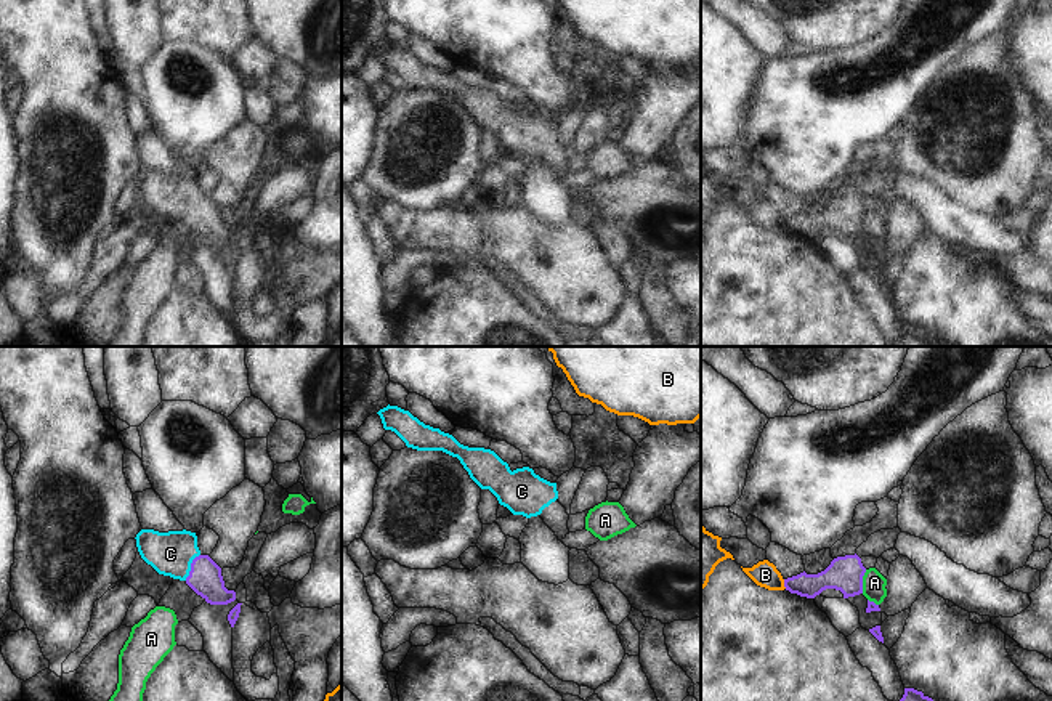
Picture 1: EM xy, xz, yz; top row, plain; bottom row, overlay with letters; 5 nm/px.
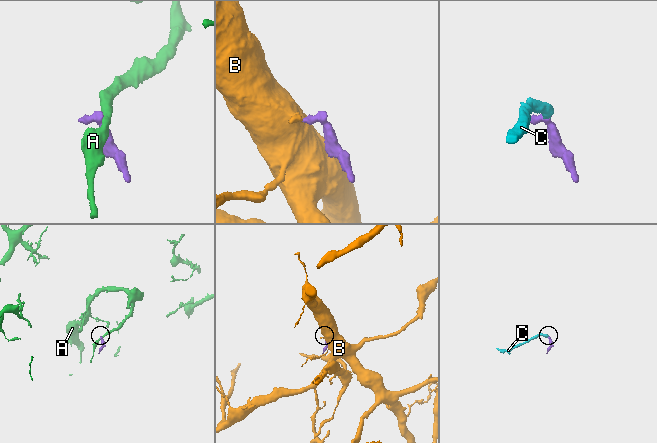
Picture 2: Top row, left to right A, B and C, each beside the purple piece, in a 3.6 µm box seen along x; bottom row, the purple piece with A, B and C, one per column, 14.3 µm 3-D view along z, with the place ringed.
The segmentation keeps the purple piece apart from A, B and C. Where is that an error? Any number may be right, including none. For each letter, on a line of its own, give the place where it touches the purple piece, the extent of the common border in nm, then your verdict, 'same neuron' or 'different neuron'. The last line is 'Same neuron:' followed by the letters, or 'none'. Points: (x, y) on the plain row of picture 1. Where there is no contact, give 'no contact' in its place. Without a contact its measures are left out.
A: contact yz (861, 222); length 120 nm; different neuron
B: contact yz (784, 225); length 50 nm; different neuron
C: contact xy (191, 207); length 150 nm; same neuron
Same neuron: C

